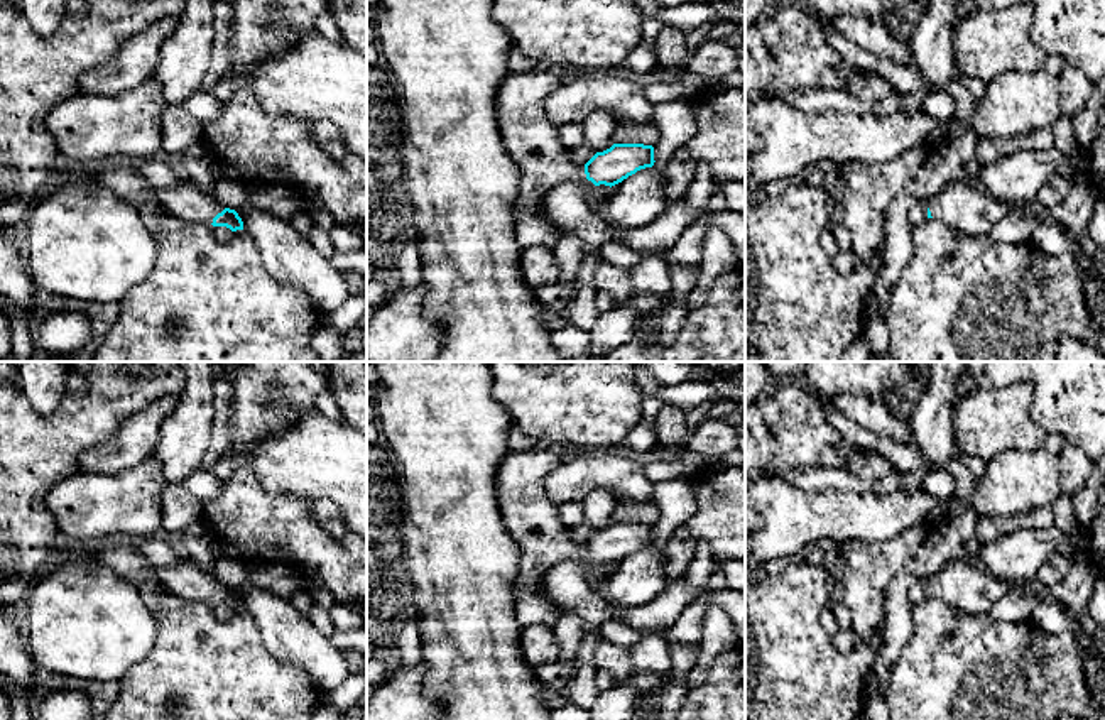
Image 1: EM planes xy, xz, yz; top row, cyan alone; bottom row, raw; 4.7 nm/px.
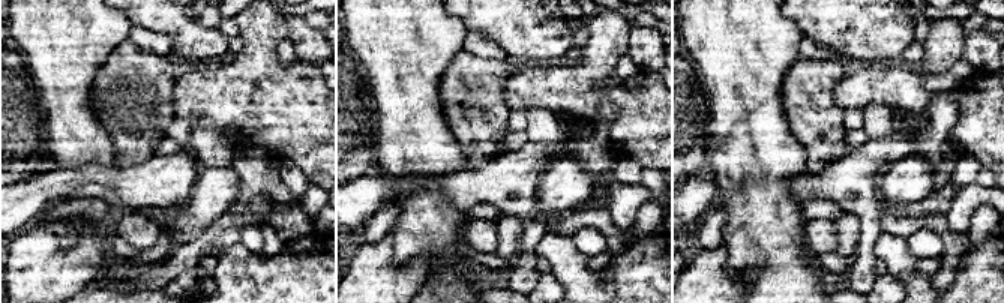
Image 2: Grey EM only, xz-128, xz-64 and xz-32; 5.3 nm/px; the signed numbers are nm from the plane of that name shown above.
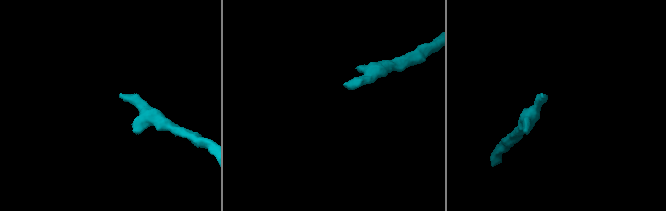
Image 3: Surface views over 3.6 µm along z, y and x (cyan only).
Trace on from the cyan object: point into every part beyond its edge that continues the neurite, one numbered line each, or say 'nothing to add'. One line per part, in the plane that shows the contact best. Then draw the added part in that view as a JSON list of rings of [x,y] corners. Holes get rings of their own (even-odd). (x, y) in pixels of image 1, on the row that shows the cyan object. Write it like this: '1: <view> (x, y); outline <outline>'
1: xy (186, 201); outline [[[182,177],[176,186],[152,186],[149,196],[164,213],[189,225],[213,223],[213,218],[225,210],[213,193],[206,193]]]

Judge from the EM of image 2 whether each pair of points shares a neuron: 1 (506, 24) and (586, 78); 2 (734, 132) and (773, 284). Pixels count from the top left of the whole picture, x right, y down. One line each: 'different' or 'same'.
1: different
2: same

